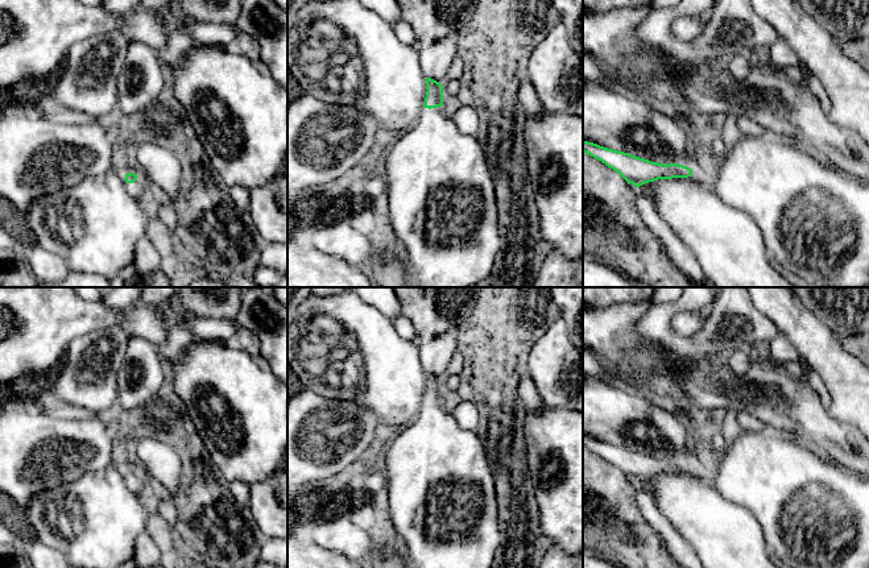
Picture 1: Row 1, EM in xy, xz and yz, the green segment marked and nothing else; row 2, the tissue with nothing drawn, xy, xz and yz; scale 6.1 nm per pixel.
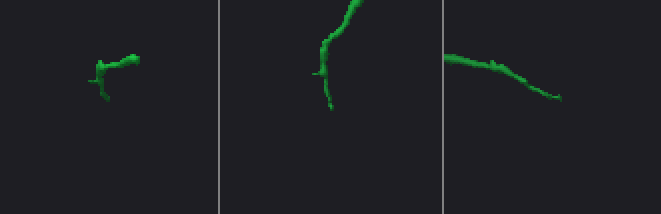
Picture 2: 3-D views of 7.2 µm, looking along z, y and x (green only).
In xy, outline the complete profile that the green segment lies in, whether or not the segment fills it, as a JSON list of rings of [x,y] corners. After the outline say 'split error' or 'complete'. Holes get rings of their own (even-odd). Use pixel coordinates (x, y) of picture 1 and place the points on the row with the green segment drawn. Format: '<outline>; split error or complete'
[[[135,173],[125,174],[125,185],[128,191],[141,203],[146,203],[149,198],[149,185]]]; split error

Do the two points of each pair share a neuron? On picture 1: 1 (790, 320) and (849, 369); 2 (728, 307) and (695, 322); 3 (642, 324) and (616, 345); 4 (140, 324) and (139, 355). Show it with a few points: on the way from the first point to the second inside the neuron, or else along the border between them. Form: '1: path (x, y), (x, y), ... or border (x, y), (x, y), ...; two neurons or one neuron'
1: path (805, 332), (835, 363); one neuron
2: border (706, 318), (698, 331), (689, 335), (678, 334); two neurons
3: border (648, 309), (636, 324), (636, 331), (641, 338); two neurons
4: border (131, 335), (139, 335), (154, 345); two neurons

